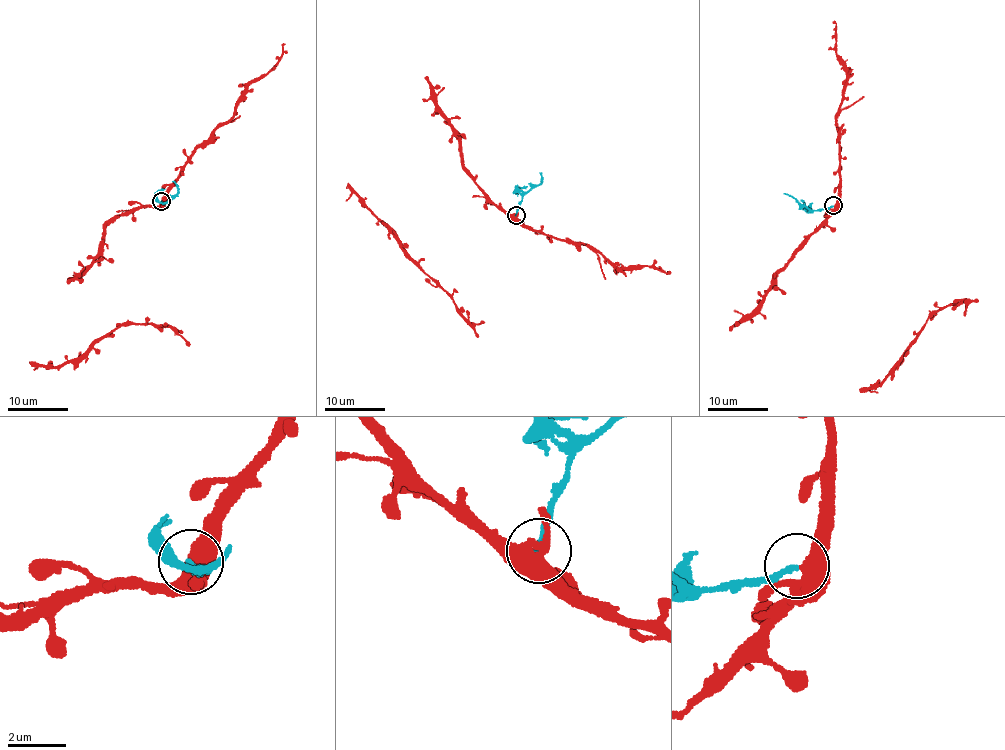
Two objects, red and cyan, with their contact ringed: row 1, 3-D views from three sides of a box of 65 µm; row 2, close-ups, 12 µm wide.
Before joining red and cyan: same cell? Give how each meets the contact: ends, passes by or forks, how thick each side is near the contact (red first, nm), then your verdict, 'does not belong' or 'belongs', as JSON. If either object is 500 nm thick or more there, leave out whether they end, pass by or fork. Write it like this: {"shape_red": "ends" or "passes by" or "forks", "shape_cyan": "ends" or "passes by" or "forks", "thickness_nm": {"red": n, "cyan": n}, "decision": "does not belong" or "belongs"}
{"shape_red": "forks", "shape_cyan": "ends", "thickness_nm": {"red": 380, "cyan": 170}, "decision": "does not belong"}

